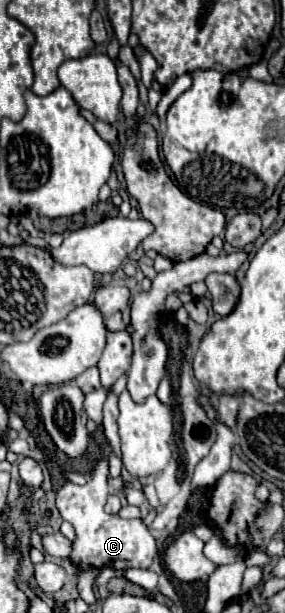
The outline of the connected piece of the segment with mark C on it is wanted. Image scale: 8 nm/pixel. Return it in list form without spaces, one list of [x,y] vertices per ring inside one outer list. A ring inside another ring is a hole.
[[[102,458],[96,468],[92,470],[90,482],[84,486],[76,486],[66,482],[56,492],[56,508],[62,520],[68,520],[74,530],[76,538],[72,540],[72,554],[68,556],[70,564],[80,572],[80,566],[96,566],[96,568],[114,568],[114,570],[128,570],[128,568],[150,568],[154,556],[158,554],[158,546],[150,528],[138,520],[122,520],[120,516],[106,514],[104,504],[108,498],[108,458]]]

